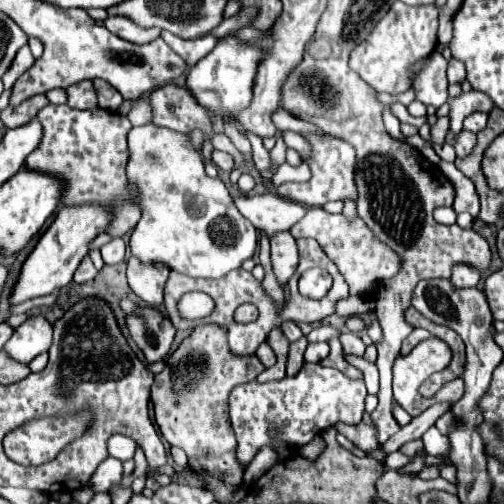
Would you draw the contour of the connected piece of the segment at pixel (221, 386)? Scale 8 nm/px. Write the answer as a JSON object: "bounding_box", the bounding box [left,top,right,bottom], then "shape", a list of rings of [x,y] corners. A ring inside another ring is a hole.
{"bounding_box":[151,323,263,485],"shape":[[[211,323],[195,327],[179,349],[167,357],[165,369],[155,375],[151,387],[155,421],[165,441],[181,447],[189,461],[197,461],[207,475],[229,485],[239,485],[245,465],[235,461],[237,441],[227,413],[227,397],[235,385],[255,381],[263,369],[263,363],[255,355],[235,357],[235,353],[231,353],[227,329]]]}

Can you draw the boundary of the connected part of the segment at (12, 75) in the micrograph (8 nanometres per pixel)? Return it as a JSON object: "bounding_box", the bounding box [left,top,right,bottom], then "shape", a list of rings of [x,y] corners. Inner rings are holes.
{"bounding_box":[3,47,35,89],"shape":[[[21,47],[19,53],[17,53],[17,57],[15,57],[15,61],[13,61],[13,65],[11,65],[11,69],[3,75],[3,87],[5,87],[5,89],[11,89],[13,83],[15,83],[33,63],[35,63],[35,59],[33,59],[29,47]]]}

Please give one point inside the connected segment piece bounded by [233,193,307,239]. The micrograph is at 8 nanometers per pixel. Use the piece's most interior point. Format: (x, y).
(270, 213)

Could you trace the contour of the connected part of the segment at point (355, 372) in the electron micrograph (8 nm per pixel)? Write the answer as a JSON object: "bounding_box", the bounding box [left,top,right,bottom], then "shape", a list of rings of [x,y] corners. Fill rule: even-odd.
{"bounding_box":[321,337,363,379],"shape":[[[333,337],[333,339],[329,341],[329,347],[331,347],[331,351],[329,351],[327,359],[321,361],[323,365],[335,367],[335,369],[339,369],[343,375],[347,375],[347,377],[351,377],[351,379],[363,379],[363,373],[361,373],[357,367],[353,367],[353,365],[345,359],[345,353],[343,353],[341,343],[339,343],[337,337]]]}

